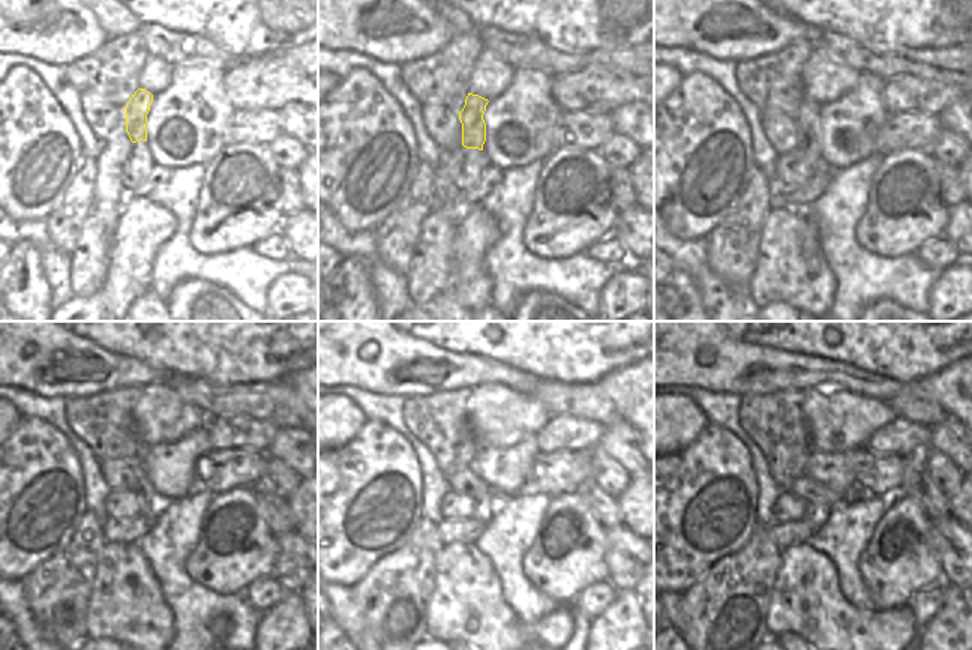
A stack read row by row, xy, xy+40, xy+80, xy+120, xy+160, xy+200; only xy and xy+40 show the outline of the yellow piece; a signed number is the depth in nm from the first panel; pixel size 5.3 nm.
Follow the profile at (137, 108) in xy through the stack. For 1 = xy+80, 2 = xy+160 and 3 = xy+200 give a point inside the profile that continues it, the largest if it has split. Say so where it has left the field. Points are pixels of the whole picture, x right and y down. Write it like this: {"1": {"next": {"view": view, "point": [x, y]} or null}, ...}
{"1": {"next": {"view": "xy+80", "point": [809, 134]}}, "2": {"next": {"view": "xy+160", "point": [485, 509]}}, "3": {"next": {"view": "xy+200", "point": [816, 515]}}}

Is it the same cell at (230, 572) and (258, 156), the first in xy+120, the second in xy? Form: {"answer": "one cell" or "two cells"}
{"answer": "one cell"}

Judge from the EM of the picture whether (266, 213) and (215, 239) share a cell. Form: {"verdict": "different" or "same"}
{"verdict": "same"}

